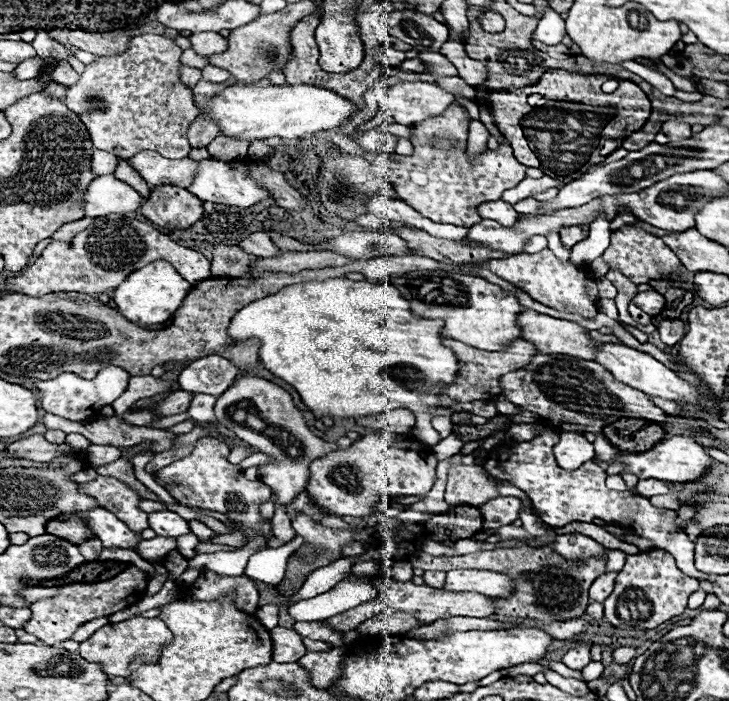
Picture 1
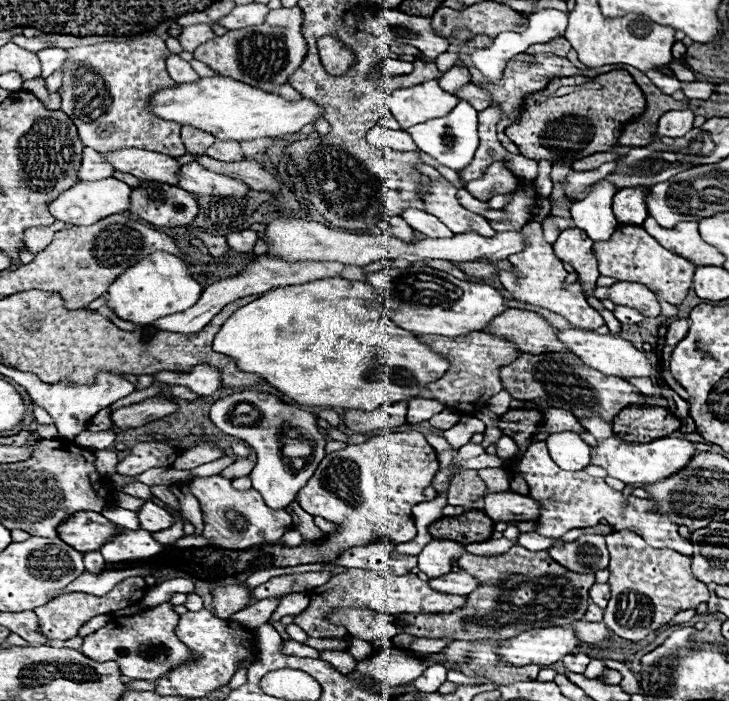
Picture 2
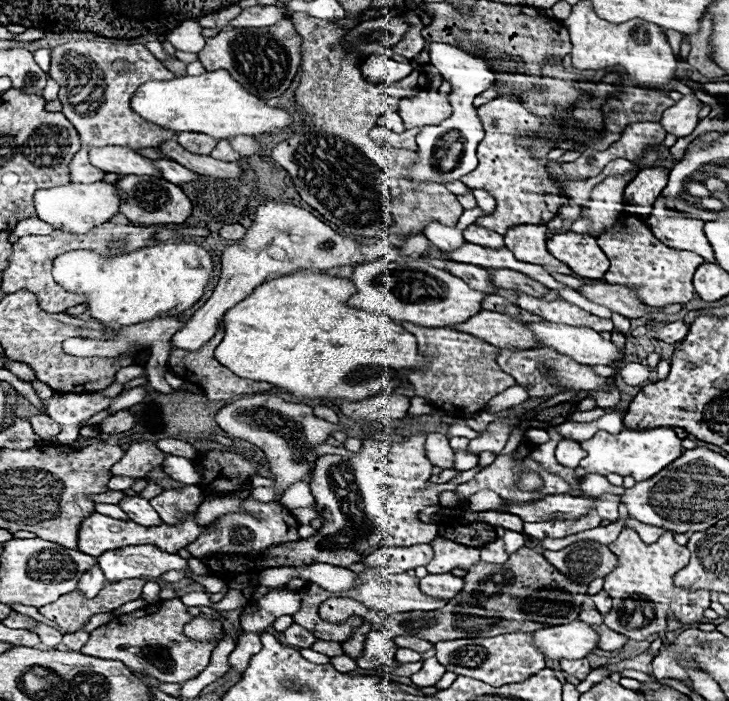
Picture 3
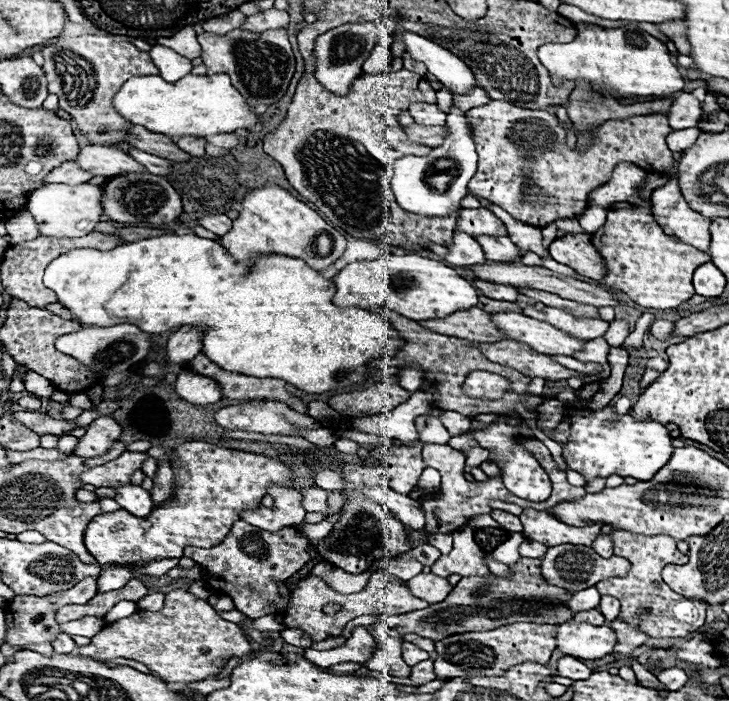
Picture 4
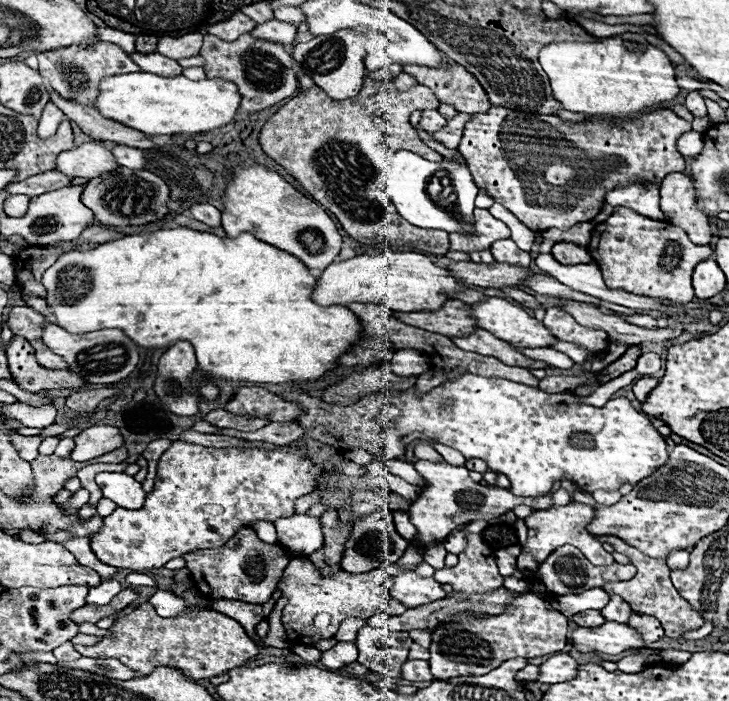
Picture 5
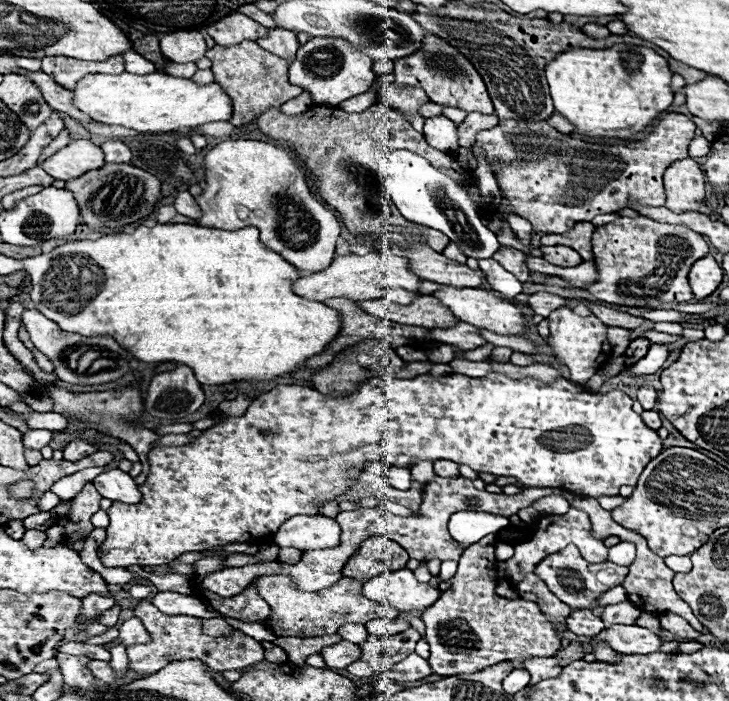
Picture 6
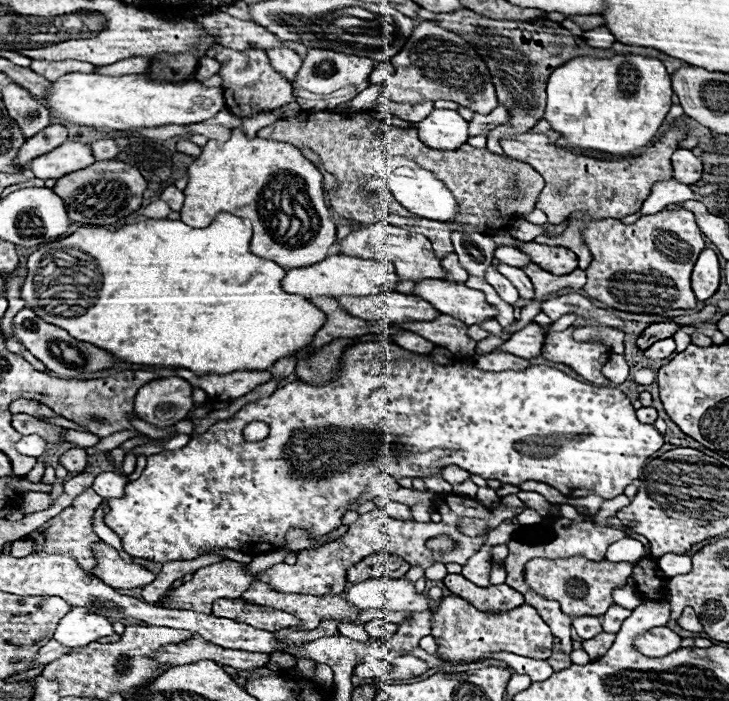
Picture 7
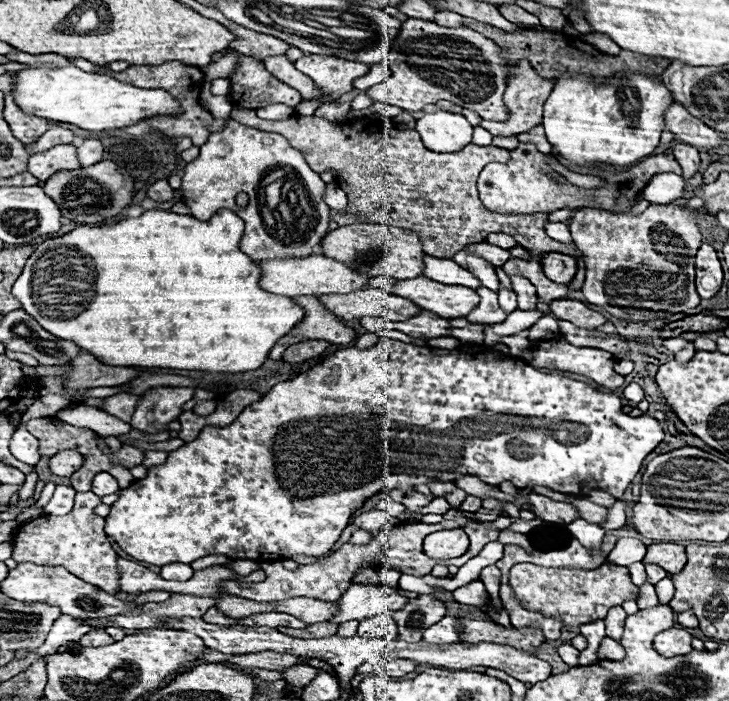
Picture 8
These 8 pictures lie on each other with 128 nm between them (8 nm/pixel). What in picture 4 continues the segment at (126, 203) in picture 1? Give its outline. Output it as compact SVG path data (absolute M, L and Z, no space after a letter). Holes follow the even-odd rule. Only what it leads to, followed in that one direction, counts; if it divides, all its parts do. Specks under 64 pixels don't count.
M54 184L54 186L38 188L28 196L28 212L36 220L40 236L50 236L50 238L86 236L96 228L96 224L102 218L100 186L92 186L92 184L78 184L78 186Z

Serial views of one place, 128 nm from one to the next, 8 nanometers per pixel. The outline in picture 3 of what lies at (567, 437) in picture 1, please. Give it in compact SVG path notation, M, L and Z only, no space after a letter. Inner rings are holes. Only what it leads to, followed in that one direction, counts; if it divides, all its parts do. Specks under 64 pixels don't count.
M530 428L525 432L525 436L535 444L541 444L550 440L549 434L544 429ZM564 438L558 446L556 446L556 458L562 466L566 468L578 468L578 462L586 456L586 452L578 446L578 442Z

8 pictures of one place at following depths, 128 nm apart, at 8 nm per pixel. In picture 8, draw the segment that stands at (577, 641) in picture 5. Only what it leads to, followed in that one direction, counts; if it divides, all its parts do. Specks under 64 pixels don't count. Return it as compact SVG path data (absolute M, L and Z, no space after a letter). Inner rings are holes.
M670 628L664 630L662 634L658 634L654 638L654 648L662 654L662 656L682 656L692 652L692 634L688 634L682 628Z

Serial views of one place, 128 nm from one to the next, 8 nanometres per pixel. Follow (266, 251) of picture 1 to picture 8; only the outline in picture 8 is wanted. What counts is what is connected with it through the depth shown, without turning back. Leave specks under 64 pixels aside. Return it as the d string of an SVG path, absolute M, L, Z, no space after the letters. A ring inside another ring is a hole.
M156 180L156 182L148 188L146 194L148 194L152 200L156 200L156 202L166 202L166 200L170 200L170 198L174 196L168 180Z

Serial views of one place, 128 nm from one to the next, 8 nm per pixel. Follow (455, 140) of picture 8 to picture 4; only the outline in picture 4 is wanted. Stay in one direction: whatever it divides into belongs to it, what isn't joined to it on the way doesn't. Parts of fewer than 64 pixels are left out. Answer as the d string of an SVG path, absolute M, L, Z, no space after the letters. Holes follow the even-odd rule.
M418 102L418 104L410 106L408 112L416 120L416 124L422 124L422 126L444 126L446 124L446 114L442 110L438 110L436 104Z

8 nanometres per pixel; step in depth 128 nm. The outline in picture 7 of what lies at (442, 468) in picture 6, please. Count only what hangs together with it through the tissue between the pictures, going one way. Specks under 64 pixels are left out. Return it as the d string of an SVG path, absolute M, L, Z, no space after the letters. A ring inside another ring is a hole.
M446 466L446 470L442 470L442 478L450 484L462 484L464 480L470 478L470 474L458 466Z

